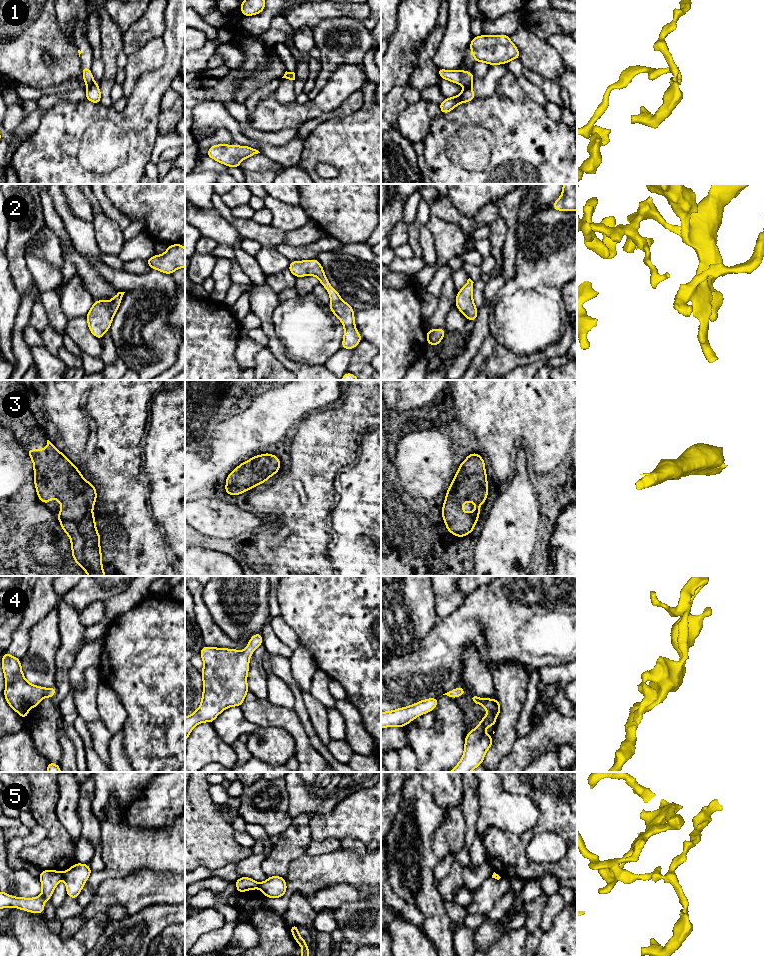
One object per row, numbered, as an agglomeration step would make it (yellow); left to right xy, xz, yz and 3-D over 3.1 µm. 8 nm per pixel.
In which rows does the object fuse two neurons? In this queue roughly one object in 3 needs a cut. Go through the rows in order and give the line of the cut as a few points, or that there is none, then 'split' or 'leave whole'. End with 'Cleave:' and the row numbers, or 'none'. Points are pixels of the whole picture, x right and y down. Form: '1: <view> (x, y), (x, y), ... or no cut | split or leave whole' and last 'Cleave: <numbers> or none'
1: yz (470, 84), (464, 86) | split
2: no cut | leave whole
3: no cut | leave whole
4: no cut | leave whole
5: xy (62, 873), (63, 878) | split
Cleave: 1, 5

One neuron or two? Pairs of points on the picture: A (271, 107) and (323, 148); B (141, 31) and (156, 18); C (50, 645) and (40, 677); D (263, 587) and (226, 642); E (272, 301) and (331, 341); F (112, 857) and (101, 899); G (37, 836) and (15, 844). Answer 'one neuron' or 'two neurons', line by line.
A: two neurons
B: one neuron
C: one neuron
D: two neurons
E: two neurons
F: two neurons
G: one neuron

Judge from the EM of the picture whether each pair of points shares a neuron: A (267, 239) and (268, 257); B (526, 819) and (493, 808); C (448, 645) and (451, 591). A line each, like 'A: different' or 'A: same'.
A: different
B: same
C: different

